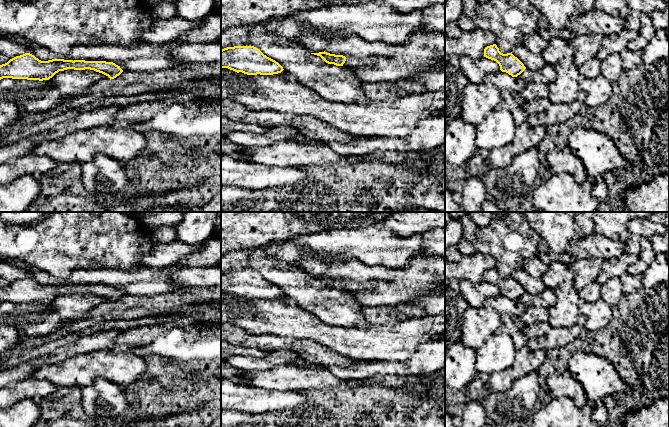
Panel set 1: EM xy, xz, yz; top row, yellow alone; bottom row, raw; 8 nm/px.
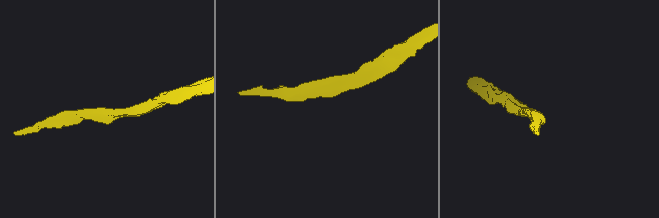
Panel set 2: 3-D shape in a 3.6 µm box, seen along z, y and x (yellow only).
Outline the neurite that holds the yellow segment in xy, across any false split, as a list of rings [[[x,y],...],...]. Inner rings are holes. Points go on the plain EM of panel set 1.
[[[30,277],[10,283],[0,289],[0,304],[3,302],[49,304],[59,295],[67,293],[90,293],[102,297],[111,303],[119,300],[123,294],[113,286],[52,283],[41,285]]]

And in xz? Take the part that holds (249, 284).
[[[234,270],[222,273],[221,292],[228,292],[237,297],[242,296],[247,299],[273,299],[281,297],[284,294],[278,286],[267,281],[254,270]]]

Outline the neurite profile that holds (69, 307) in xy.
[[[67,293],[59,295],[48,305],[58,314],[61,321],[74,321],[86,315],[94,307],[103,304],[110,304],[110,302],[90,293]]]

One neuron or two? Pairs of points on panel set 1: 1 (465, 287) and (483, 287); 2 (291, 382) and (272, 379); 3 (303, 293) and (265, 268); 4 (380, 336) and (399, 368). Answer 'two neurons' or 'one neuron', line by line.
1: one neuron
2: one neuron
3: one neuron
4: two neurons

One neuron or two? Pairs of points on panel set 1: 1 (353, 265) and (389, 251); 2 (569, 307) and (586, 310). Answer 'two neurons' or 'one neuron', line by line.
1: two neurons
2: two neurons

